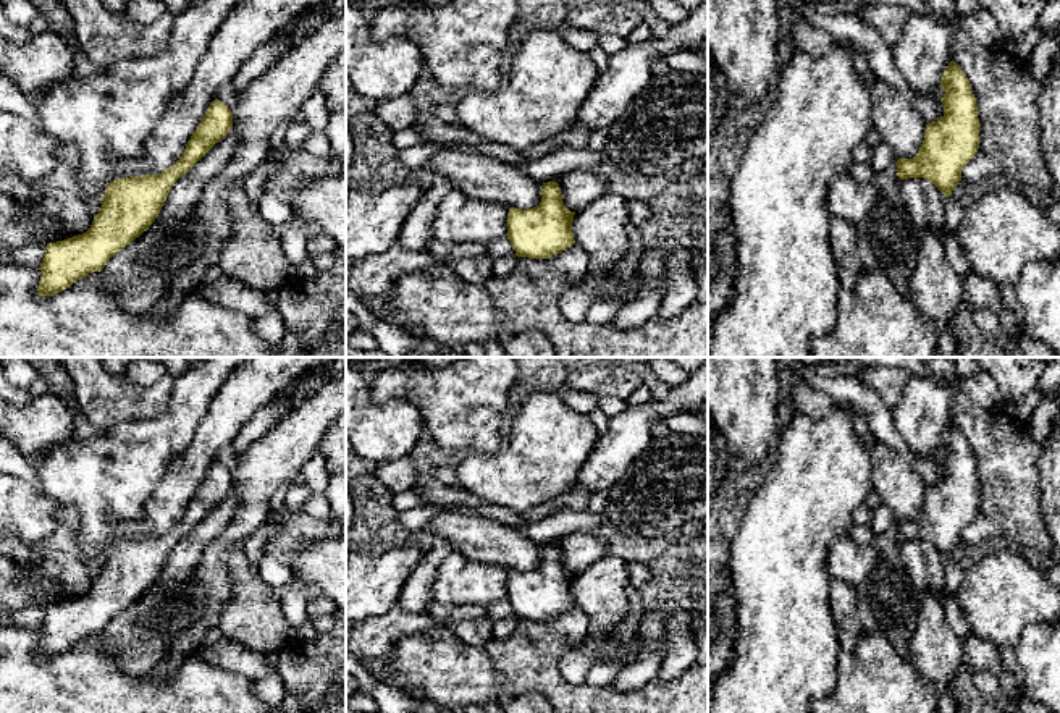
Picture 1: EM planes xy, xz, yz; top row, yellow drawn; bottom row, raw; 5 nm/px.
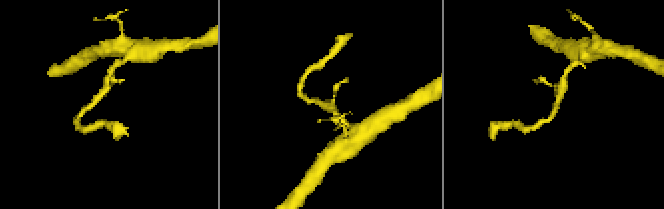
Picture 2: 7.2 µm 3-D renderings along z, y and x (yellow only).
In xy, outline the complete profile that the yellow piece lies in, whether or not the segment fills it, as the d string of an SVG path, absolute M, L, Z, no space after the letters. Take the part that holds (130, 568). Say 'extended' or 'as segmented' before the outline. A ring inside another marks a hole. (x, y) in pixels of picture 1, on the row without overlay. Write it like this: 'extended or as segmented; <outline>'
as segmented; M215 461L171 530L158 537L111 543L86 595L45 608L37 656L58 656L79 640L100 634L116 614L155 584L175 545L205 519L231 488L233 474Z

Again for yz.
as segmented; M952 422L942 437L944 479L928 485L924 503L913 521L898 521L897 538L924 540L945 559L961 543L963 529L979 511L978 466L963 432Z

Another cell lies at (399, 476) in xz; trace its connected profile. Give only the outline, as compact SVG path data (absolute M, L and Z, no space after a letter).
M410 454L393 462L380 464L375 475L393 495L415 488L420 479L415 459Z

